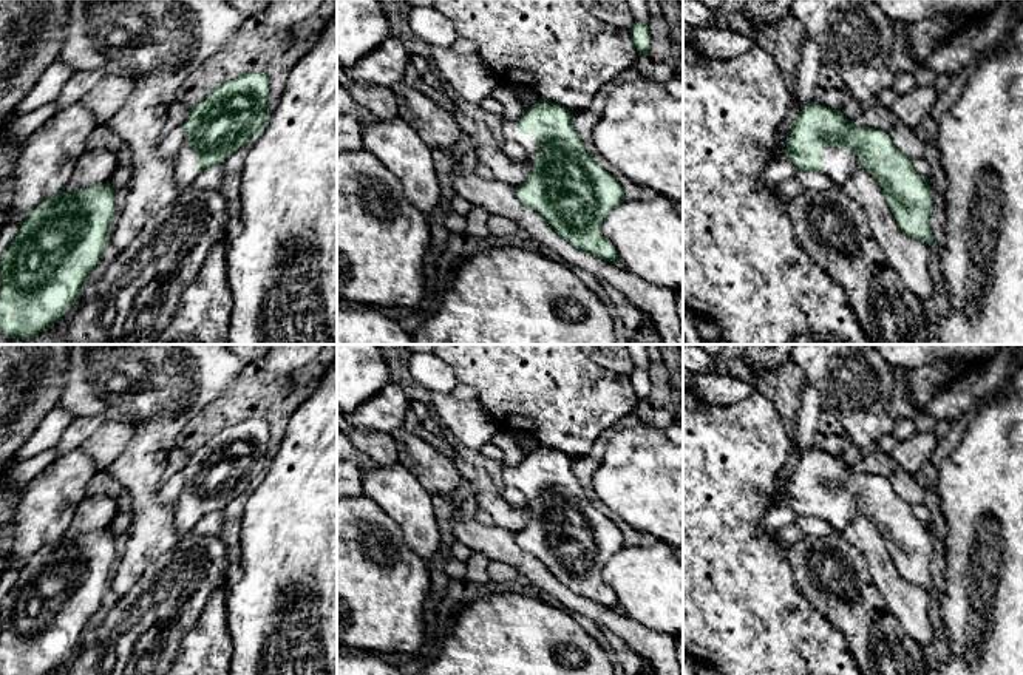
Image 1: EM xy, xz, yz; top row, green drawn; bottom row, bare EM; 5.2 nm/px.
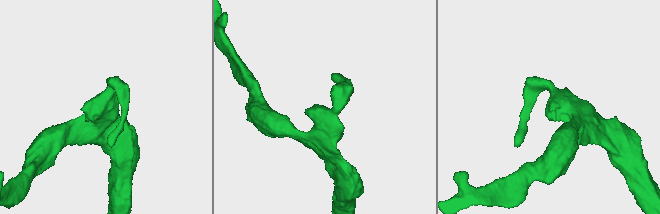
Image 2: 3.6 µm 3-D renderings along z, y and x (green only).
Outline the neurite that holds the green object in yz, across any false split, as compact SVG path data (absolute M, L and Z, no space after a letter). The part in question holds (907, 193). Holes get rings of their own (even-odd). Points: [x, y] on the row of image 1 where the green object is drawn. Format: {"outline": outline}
{"outline": "M811 102L800 108L788 133L785 154L799 171L821 171L836 187L841 187L859 167L865 168L878 179L898 227L906 235L935 246L929 226L933 210L929 181L913 168L912 158L901 153L884 130L856 127L855 120L847 119L839 108Z"}

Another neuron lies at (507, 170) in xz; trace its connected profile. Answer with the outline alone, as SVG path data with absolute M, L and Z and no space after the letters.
M478 145L476 158L479 164L488 167L493 171L495 179L507 185L522 184L528 178L533 167L528 161L515 161L496 145Z

